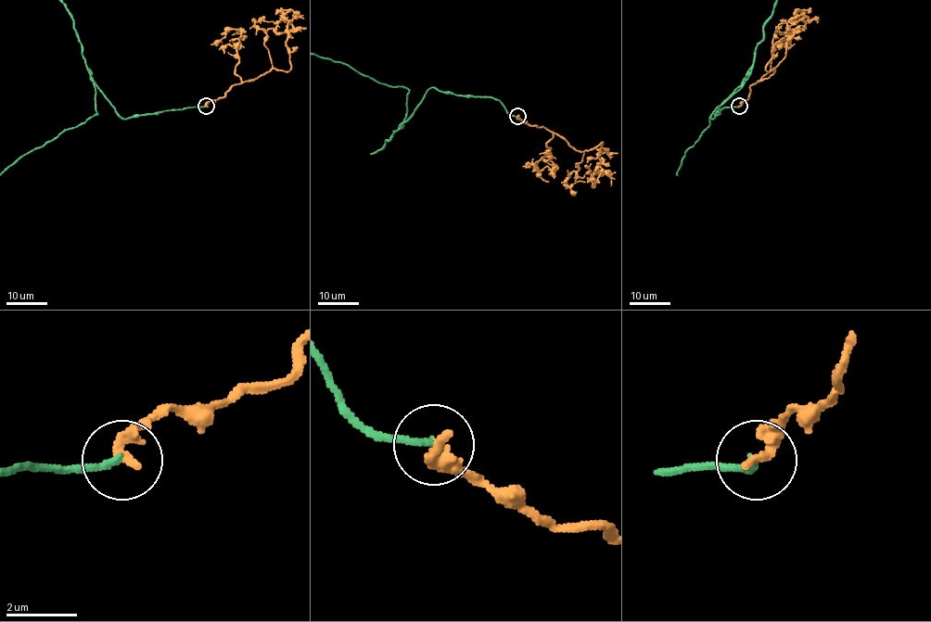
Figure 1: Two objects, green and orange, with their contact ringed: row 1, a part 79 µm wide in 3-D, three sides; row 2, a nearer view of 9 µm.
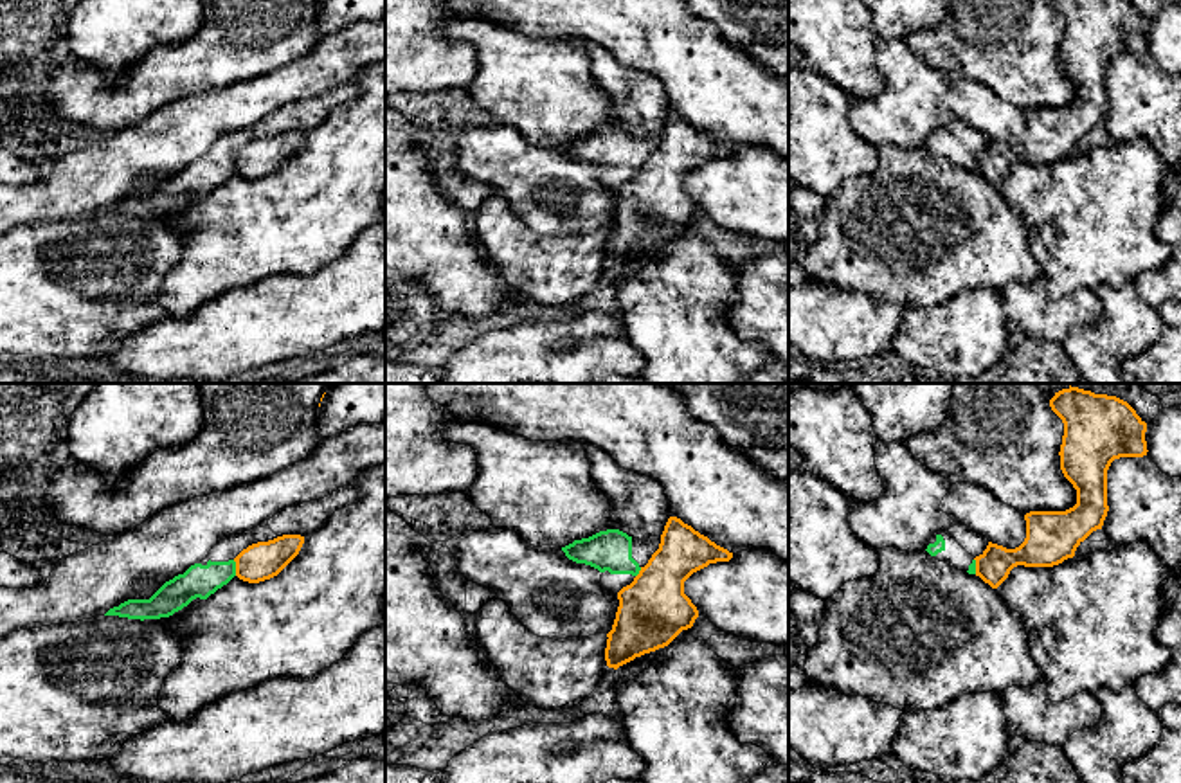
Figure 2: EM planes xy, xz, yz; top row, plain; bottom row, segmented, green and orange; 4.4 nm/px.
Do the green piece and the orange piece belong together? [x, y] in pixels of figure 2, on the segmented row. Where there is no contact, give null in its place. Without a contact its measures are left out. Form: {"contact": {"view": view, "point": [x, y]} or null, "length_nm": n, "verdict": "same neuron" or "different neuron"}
{"contact": {"view": "xy", "point": [234, 567]}, "length_nm": 70, "verdict": "different neuron"}

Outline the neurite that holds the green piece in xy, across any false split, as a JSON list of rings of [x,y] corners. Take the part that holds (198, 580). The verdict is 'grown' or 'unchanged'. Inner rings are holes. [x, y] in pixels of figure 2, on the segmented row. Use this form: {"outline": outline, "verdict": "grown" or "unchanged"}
{"outline": [[[344,486],[331,495],[284,508],[257,527],[223,536],[200,563],[166,581],[149,599],[128,599],[110,608],[104,616],[128,619],[160,619],[187,607],[193,599],[207,599],[236,576],[234,558],[252,544],[268,542],[283,535],[308,536],[320,529],[329,517],[358,499],[353,486]]], "verdict": "grown"}

